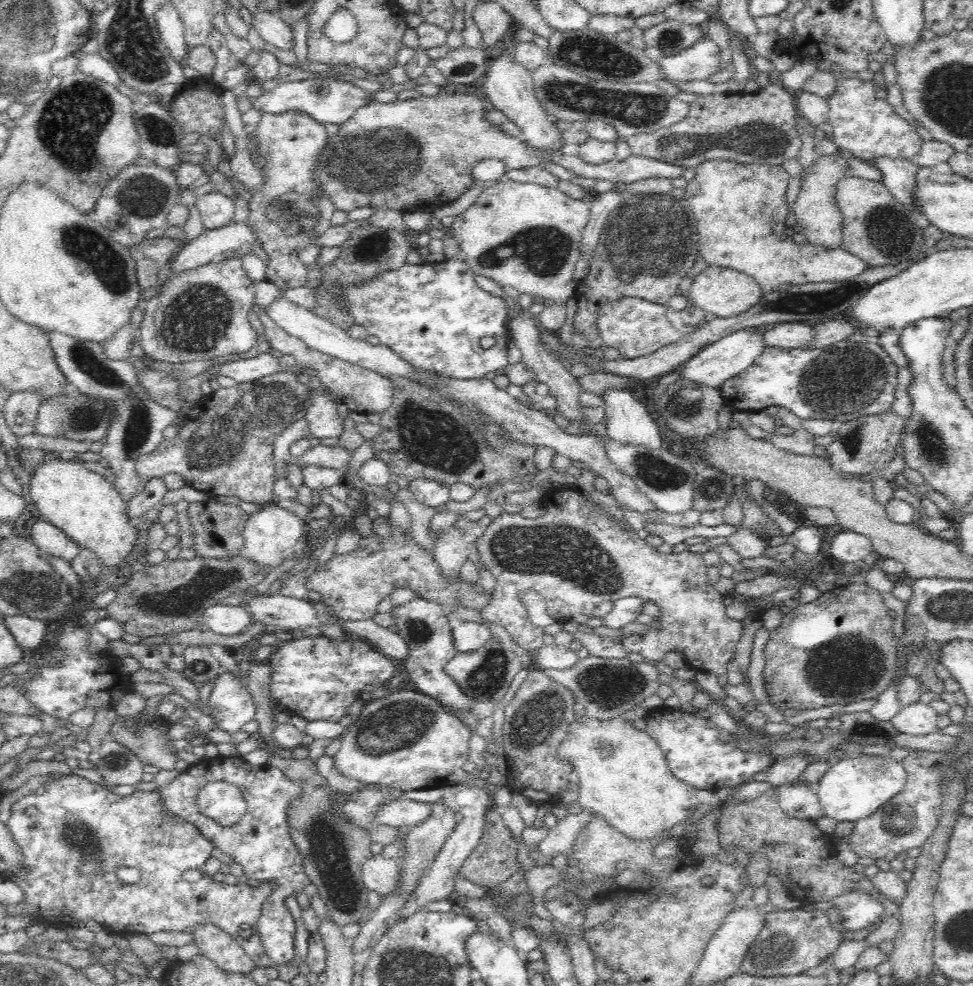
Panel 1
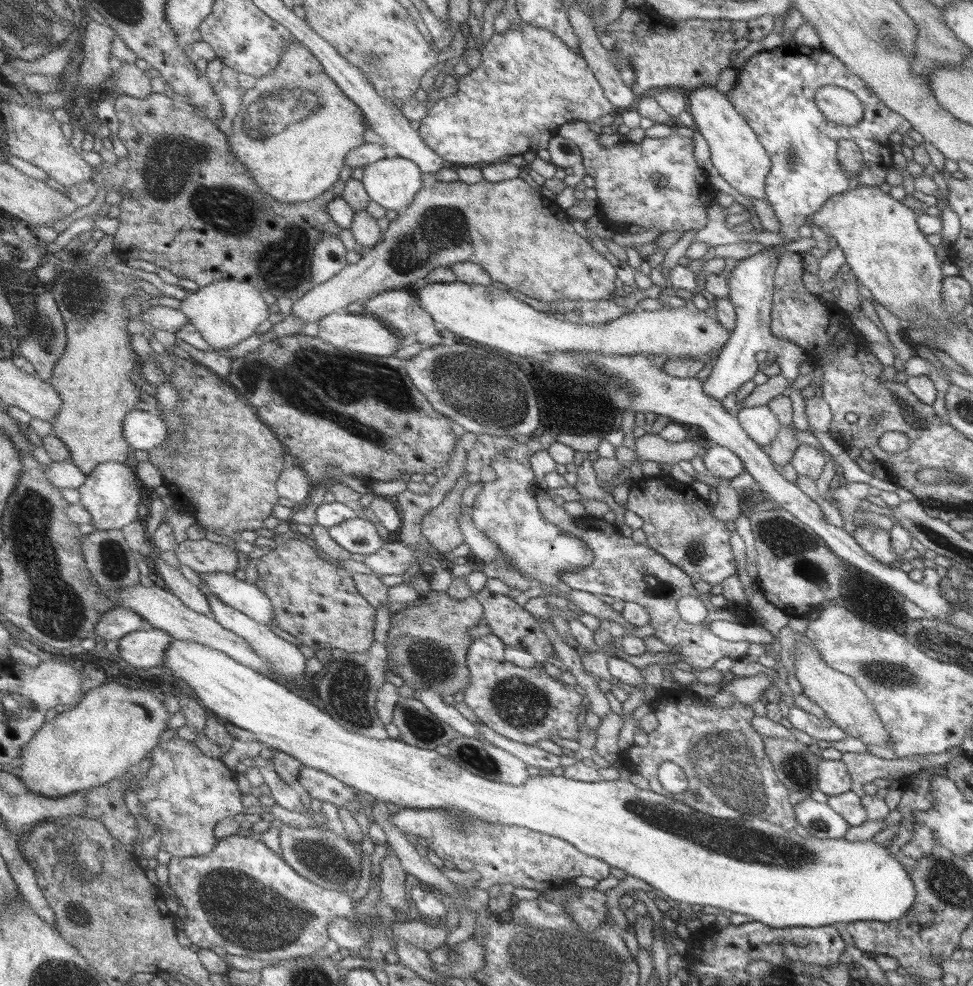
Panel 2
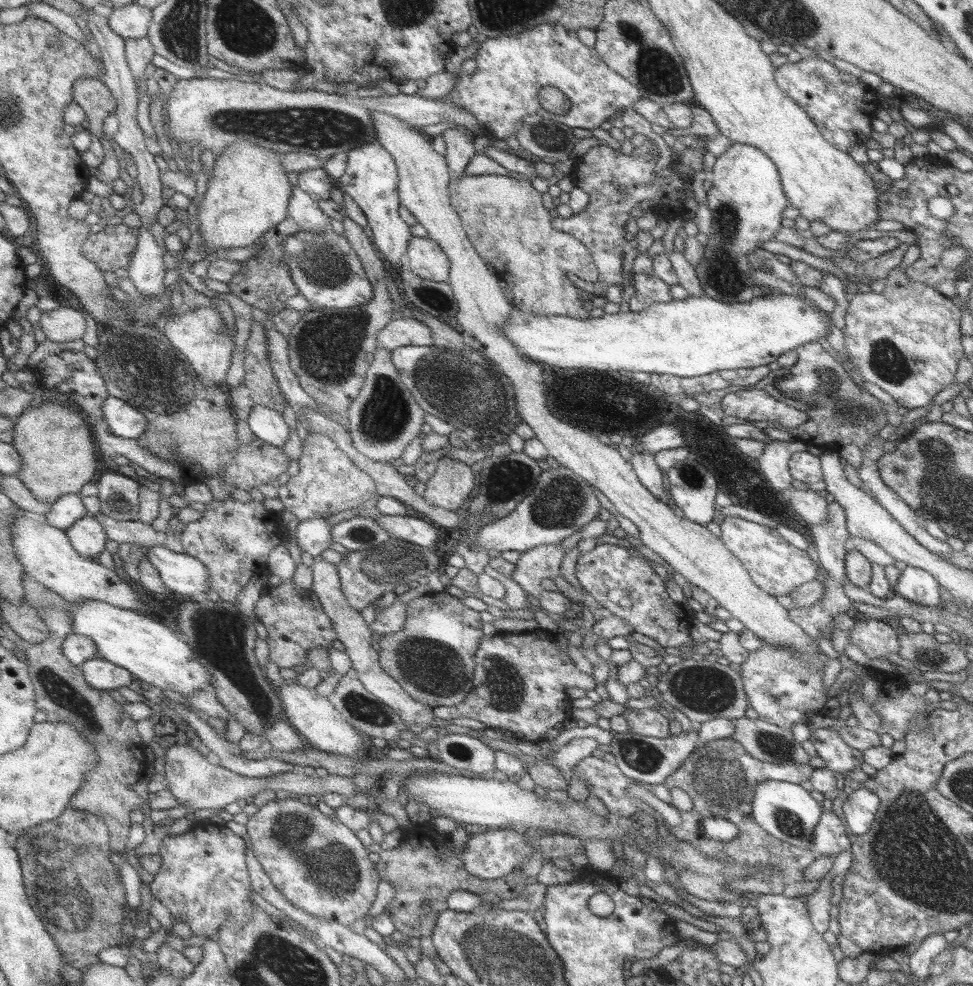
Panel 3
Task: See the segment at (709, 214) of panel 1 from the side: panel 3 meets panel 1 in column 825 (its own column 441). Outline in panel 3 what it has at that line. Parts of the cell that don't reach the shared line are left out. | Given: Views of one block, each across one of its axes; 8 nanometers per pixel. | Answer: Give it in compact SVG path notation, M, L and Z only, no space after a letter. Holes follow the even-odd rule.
M413 236L406 252L406 266L420 278L449 282L450 259L435 239Z

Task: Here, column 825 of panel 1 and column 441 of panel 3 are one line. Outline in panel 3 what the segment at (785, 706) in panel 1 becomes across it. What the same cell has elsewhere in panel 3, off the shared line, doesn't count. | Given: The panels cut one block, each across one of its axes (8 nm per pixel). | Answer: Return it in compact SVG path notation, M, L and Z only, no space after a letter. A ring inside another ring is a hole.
M444 590L431 592L408 602L407 619L399 632L385 634L380 638L380 666L417 702L431 706L456 706L466 701L473 689L474 655L483 638L478 612L467 608L462 597L449 595Z

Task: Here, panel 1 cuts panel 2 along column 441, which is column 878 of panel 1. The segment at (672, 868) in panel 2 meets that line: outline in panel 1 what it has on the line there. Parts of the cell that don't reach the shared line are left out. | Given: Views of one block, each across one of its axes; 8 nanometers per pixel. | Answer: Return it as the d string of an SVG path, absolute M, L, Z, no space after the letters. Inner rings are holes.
M861 754L856 758L840 759L830 764L829 770L815 786L815 791L824 816L834 818L838 822L856 822L874 814L900 793L906 781L907 773L902 763L892 760L886 754L882 756Z

